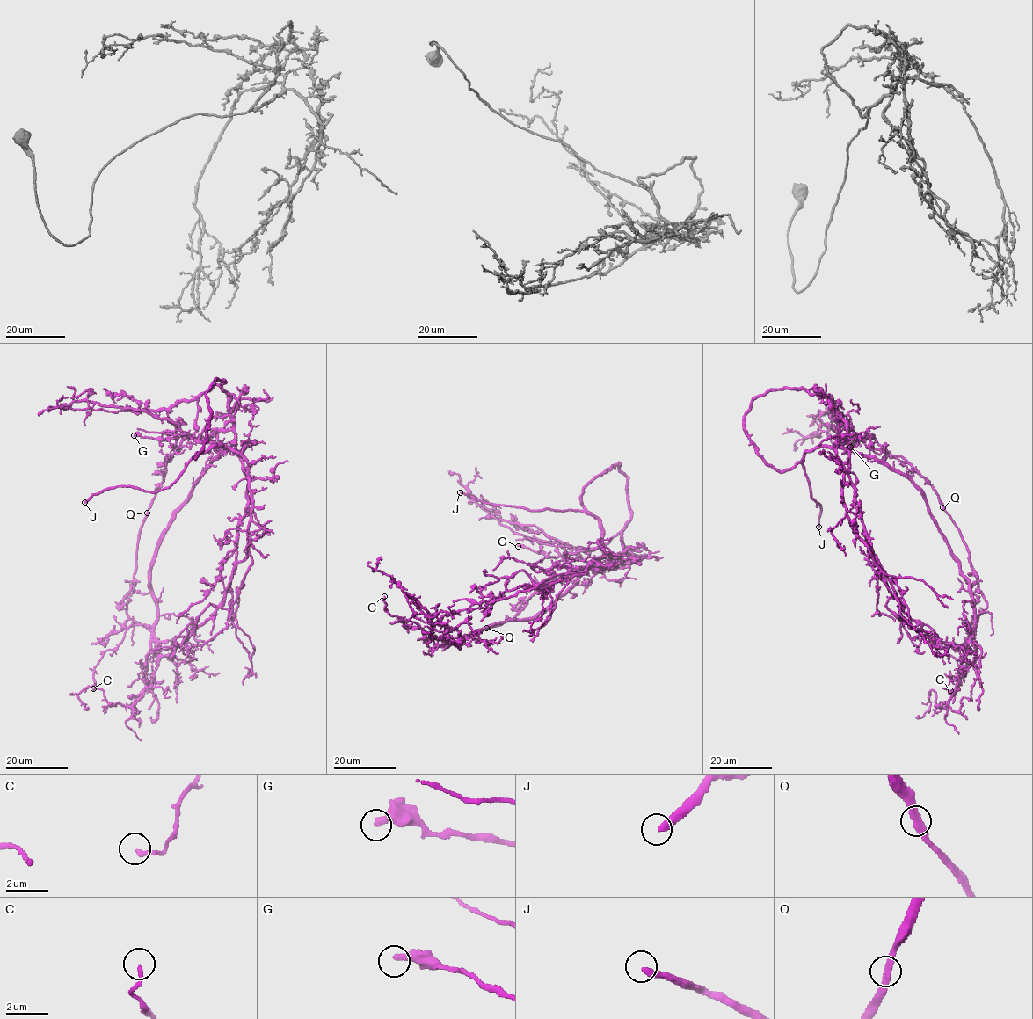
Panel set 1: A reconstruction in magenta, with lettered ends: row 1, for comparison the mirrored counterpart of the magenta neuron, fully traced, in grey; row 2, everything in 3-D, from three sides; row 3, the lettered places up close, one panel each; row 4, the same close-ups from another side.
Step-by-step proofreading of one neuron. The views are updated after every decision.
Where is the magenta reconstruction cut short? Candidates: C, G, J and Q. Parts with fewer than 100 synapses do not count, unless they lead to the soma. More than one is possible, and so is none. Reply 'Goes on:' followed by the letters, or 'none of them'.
Goes on: J

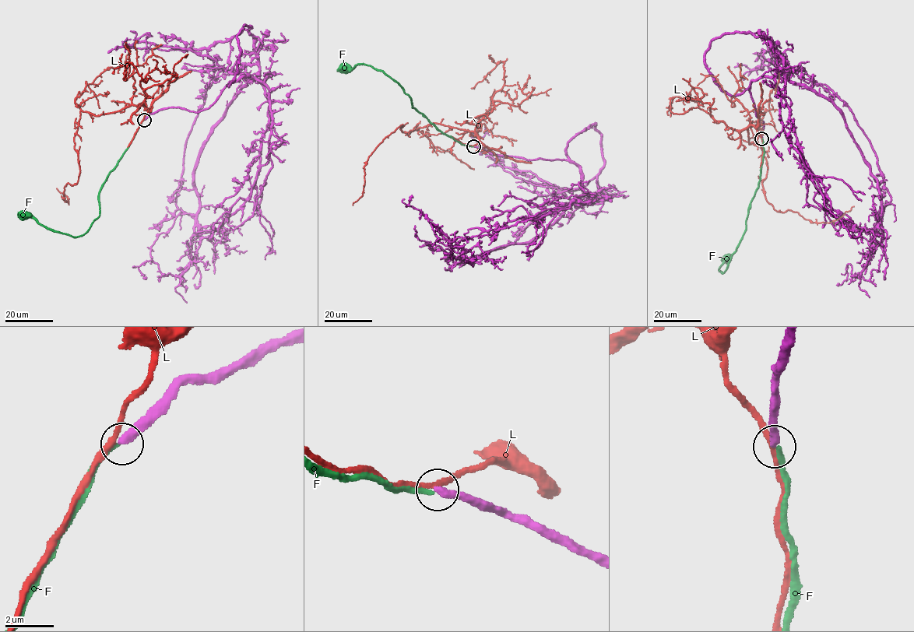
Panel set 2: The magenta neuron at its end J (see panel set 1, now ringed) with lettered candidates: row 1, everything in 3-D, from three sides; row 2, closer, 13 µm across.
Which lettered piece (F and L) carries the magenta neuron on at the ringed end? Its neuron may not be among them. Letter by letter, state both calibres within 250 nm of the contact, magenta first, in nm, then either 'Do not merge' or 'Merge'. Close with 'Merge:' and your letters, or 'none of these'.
F: Thickness 340 nm (magenta) against 240 nm. Do not merge
L: Thickness 340 nm (magenta) against 200 nm. Do not merge
Merge: none of these

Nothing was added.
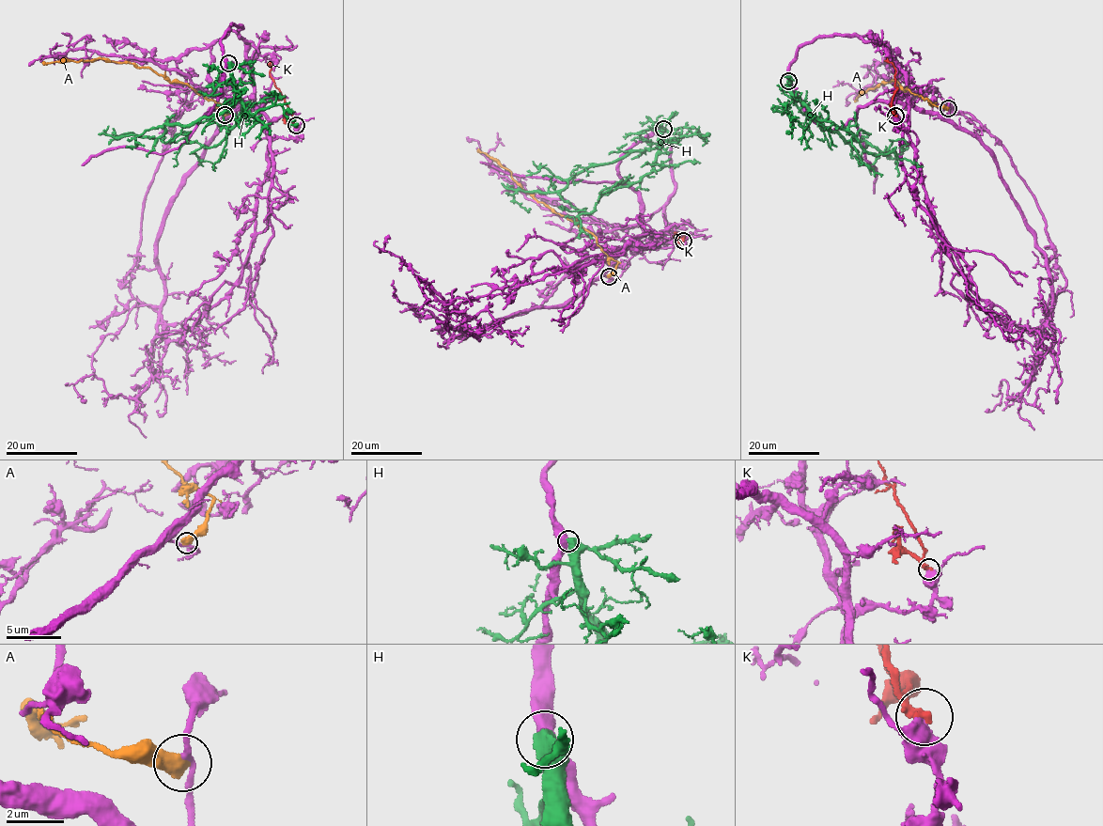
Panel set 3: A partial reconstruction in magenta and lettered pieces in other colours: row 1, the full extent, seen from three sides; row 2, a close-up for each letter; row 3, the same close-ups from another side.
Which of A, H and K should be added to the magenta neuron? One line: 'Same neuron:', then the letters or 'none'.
Same neuron: none

